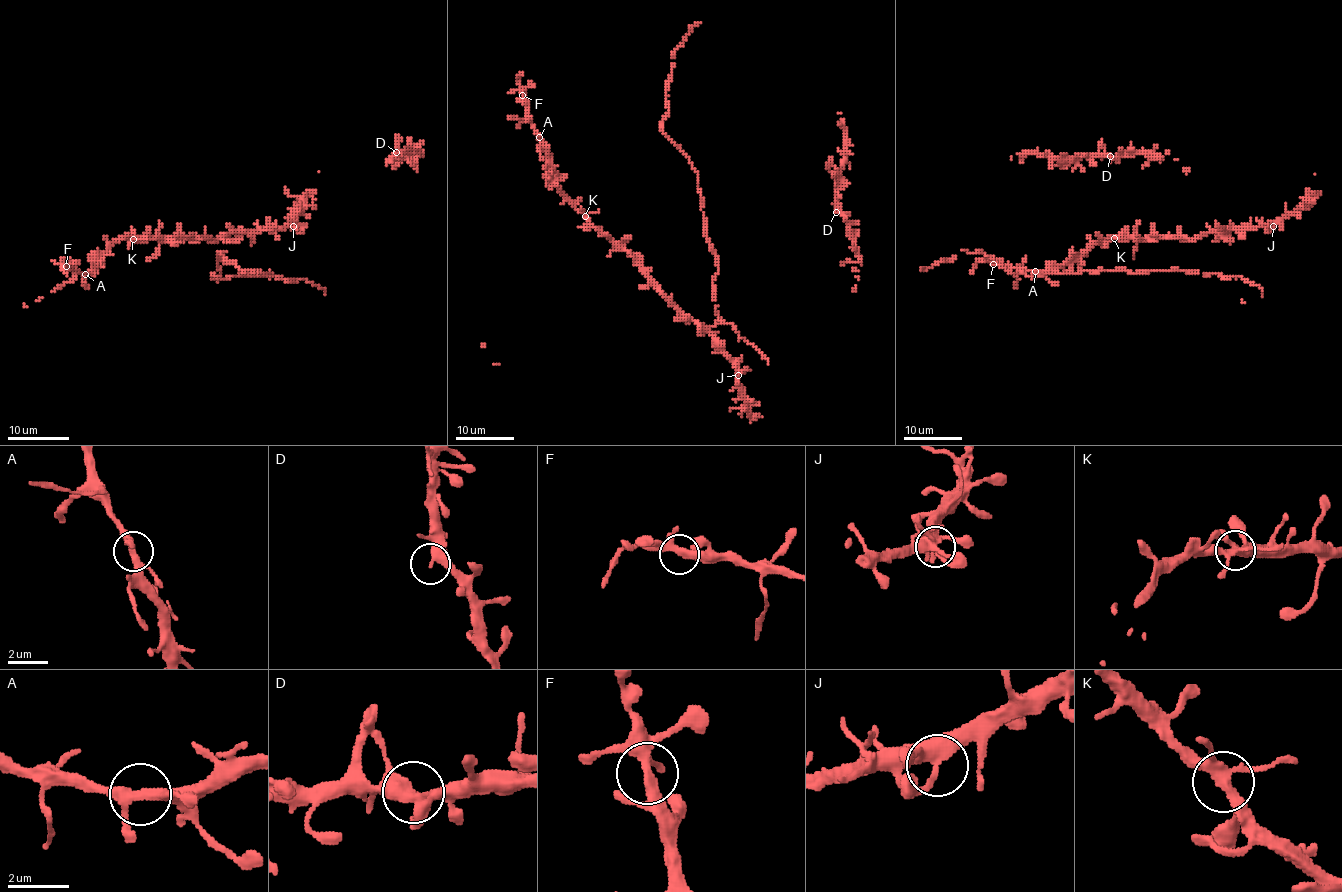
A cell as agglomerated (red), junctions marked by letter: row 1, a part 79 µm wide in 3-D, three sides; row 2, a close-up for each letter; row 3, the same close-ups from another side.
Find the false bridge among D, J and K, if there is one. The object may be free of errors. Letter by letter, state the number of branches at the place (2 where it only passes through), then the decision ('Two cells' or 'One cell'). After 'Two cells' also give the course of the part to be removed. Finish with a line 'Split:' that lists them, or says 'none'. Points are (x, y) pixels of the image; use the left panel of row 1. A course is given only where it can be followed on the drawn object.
D: Branches: 3. One cell
J: Branches: 4. One cell
K: Branches: 4. One cell
Split: none

